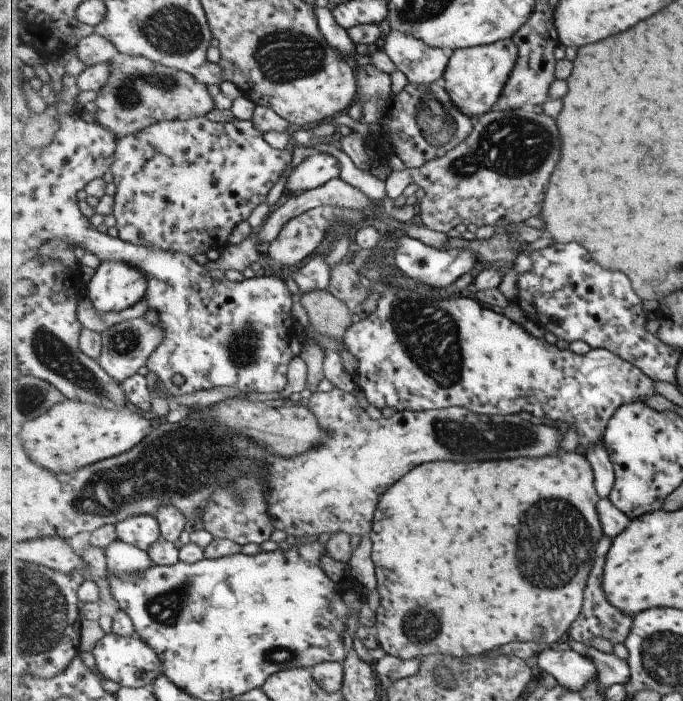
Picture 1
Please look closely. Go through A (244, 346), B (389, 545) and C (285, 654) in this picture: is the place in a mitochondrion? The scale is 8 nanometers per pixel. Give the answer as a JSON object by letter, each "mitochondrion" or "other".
{"A":"mitochondrion","B":"other","C":"mitochondrion"}

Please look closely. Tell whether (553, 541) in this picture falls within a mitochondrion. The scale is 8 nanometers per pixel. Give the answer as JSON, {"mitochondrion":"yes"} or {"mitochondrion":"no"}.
{"mitochondrion":"yes"}

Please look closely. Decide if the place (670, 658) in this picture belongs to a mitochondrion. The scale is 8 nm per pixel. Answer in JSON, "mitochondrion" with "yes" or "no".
{"mitochondrion":"yes"}

